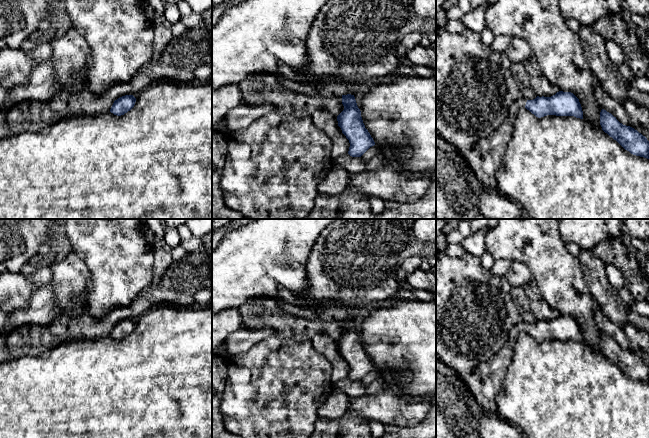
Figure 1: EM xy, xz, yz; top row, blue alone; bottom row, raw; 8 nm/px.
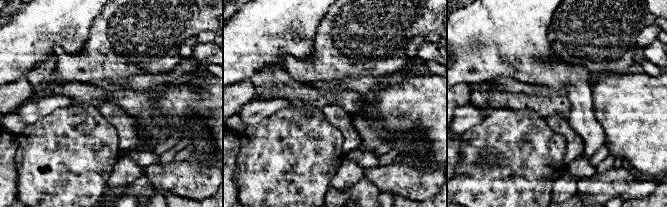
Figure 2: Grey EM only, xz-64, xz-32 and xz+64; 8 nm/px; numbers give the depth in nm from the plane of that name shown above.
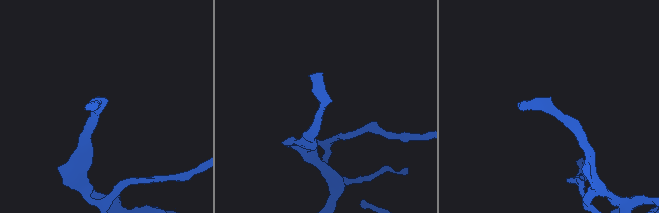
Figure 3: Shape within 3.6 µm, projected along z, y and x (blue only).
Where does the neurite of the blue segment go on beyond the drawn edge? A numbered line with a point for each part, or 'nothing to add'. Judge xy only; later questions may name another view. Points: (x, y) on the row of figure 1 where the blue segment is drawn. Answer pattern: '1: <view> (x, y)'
nothing to add

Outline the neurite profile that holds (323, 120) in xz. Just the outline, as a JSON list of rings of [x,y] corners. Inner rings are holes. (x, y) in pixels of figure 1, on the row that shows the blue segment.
[[[317,110],[311,118],[315,126],[324,131],[331,139],[333,147],[331,157],[335,161],[338,157],[348,154],[350,143],[338,126],[337,116],[325,110]]]

